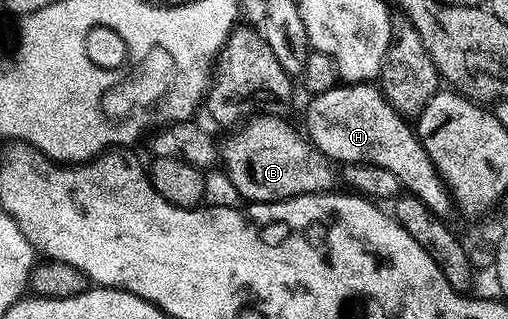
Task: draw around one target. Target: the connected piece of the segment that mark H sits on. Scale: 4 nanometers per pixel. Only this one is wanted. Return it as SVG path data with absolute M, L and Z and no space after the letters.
M370 82L334 85L328 91L321 92L320 95L310 96L309 102L311 104L307 107L305 134L324 157L339 165L368 163L377 165L381 169L389 169L389 173L397 173L400 188L415 195L435 215L447 217L447 214L453 211L453 200L442 177L429 161L429 153L425 153L416 128L391 108L378 86Z

